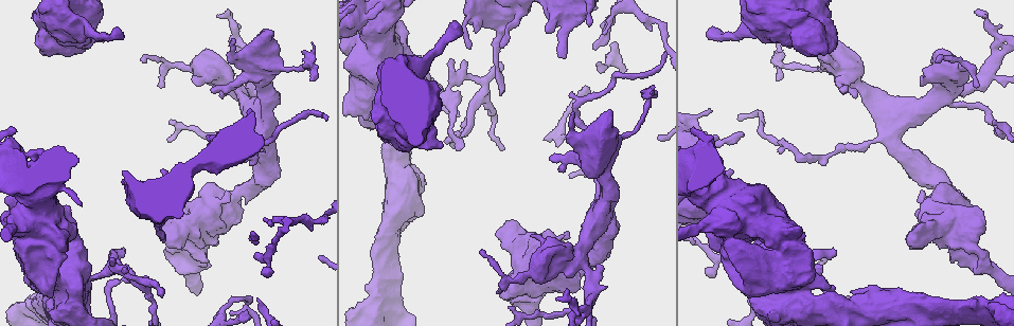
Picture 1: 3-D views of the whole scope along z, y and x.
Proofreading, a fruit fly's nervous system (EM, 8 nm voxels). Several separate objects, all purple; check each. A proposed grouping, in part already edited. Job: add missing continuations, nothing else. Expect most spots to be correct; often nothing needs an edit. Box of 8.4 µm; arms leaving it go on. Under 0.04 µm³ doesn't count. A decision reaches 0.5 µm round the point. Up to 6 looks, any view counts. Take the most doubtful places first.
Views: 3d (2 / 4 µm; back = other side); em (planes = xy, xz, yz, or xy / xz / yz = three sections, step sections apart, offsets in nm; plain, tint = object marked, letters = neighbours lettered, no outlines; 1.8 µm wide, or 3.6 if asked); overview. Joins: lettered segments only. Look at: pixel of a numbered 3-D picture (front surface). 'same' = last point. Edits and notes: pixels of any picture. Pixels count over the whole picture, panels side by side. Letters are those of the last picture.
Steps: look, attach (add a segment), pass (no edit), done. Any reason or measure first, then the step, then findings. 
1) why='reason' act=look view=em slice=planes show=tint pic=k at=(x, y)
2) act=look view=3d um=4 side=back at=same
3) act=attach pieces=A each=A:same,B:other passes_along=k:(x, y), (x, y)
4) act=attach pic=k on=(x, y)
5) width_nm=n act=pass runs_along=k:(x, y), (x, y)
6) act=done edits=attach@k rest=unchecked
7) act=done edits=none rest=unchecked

act=look view=3d um=4 pic=1 at=(597, 49)

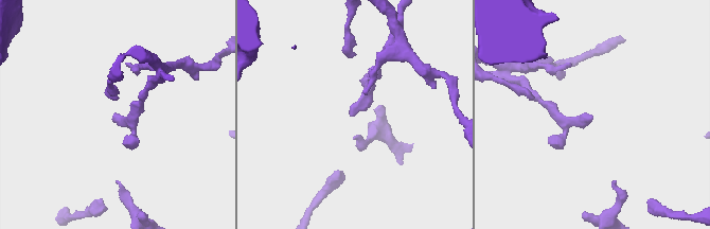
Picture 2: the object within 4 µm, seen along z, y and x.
act=look view=em slice=planes show=letters pic=2 at=(349, 113)

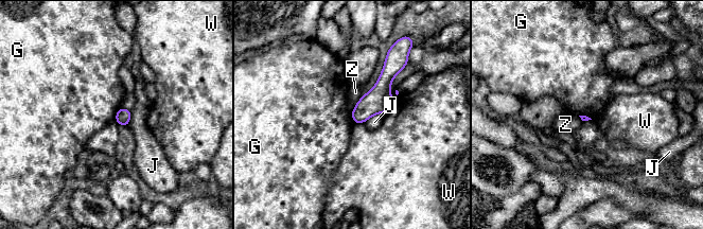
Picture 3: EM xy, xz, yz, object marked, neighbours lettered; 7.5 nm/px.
act=pass each=G:other,J:other,W:other,Z:other border=3:(121, 107), (113, 119) found='none of them fits'

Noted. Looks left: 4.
why='sudden change in width' act=look view=em um=3.6 slice=planes show=letters pic=1 at=(236, 195)

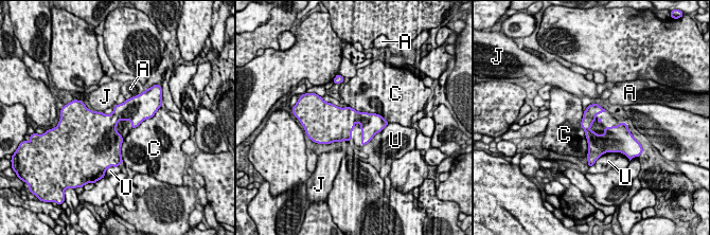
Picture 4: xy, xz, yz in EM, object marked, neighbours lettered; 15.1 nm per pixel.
act=pass each=A:other,C:other,J:other,U:other border=4:(583, 112), (581, 127), (587, 155) found='no lettered segment goes on from it'

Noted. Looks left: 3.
why='free end' act=look view=3d um=2 pic=1 at=(441, 145)

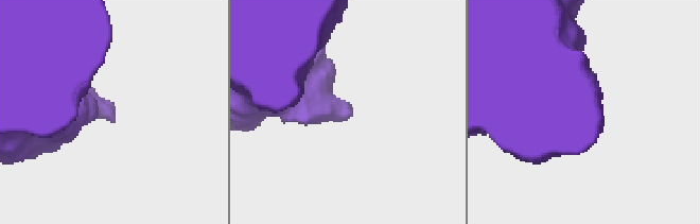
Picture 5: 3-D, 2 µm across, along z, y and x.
act=look view=em slice=yz step=16 show=tint pic=5 at=(114, 119)

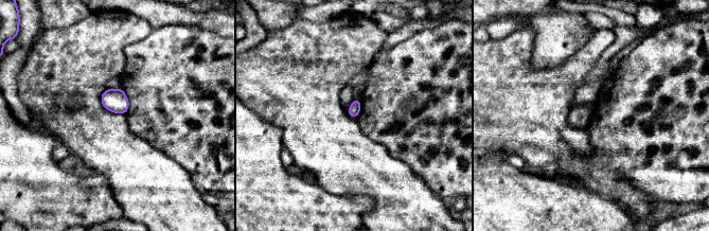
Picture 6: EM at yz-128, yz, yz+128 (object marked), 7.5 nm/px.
why='cut it another way' act=look view=em slice=planes show=letters at=same

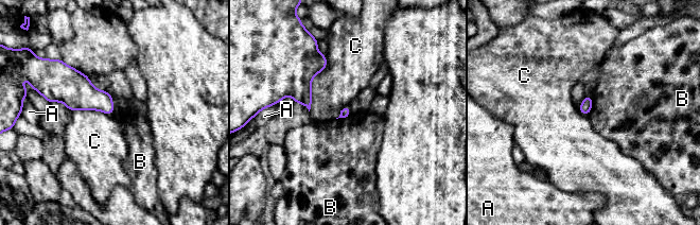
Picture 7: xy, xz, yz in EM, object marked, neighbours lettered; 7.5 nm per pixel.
act=pass each=A:other,B:other,C:other border=7:(591, 94), (591, 110), (588, 115) found='no lettered segment goes on from it'

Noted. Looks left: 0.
act=done edits=none rest=unchecked

